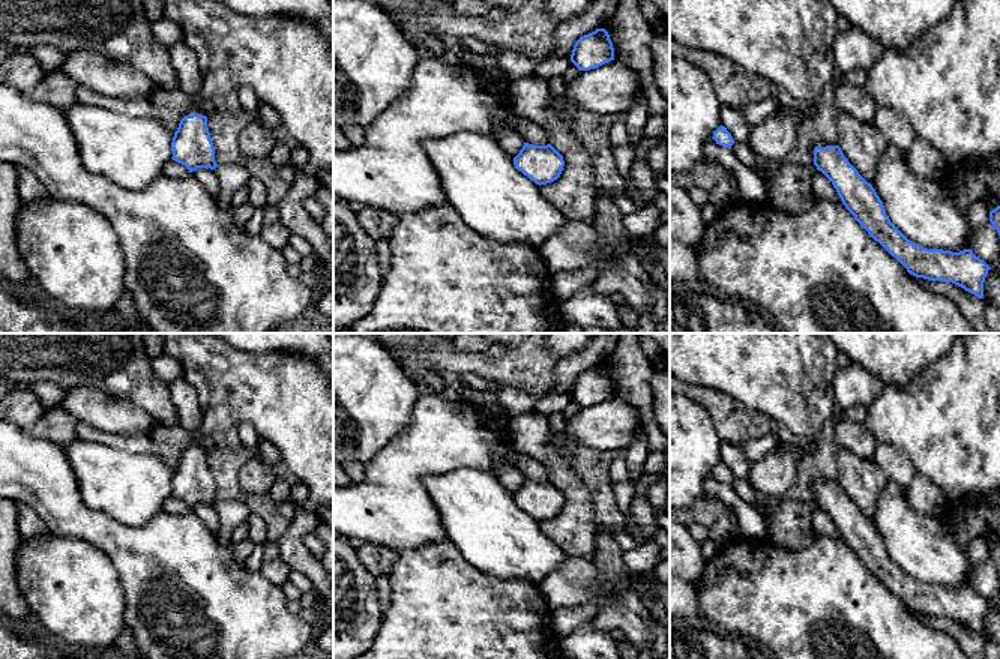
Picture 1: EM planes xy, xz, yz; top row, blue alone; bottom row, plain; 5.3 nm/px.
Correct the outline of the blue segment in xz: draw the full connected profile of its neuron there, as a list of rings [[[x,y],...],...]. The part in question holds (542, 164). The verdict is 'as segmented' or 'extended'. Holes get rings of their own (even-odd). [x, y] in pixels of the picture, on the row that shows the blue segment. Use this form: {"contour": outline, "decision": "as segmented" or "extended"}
{"contour": [[[524,143],[514,158],[514,165],[536,185],[547,185],[557,180],[563,171],[563,156],[551,146],[533,146]]], "decision": "as segmented"}

